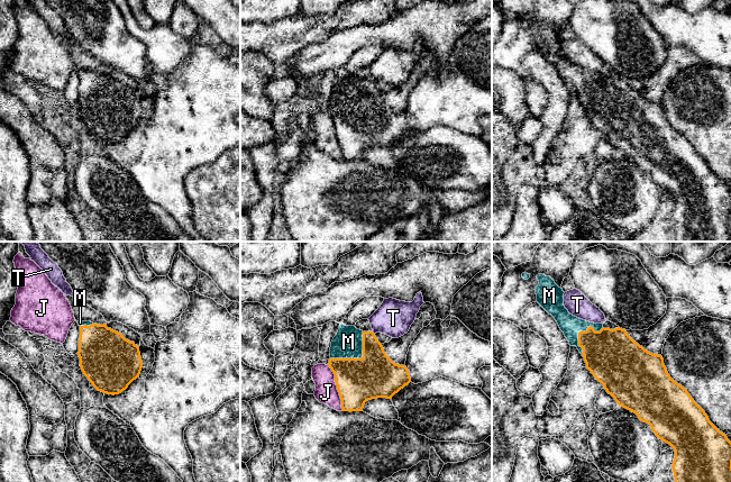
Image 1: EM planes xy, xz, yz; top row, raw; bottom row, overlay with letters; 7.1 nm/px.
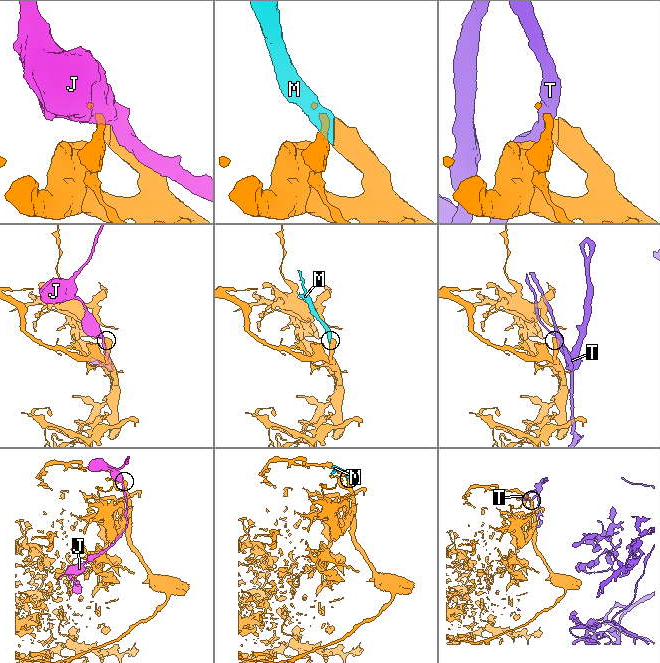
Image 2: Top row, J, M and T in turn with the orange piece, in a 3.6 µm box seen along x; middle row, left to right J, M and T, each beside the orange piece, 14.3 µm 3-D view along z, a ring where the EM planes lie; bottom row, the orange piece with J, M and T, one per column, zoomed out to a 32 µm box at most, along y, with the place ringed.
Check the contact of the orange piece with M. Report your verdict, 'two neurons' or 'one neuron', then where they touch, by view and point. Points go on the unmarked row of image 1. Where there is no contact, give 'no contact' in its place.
one neuron | xz (358, 107)

